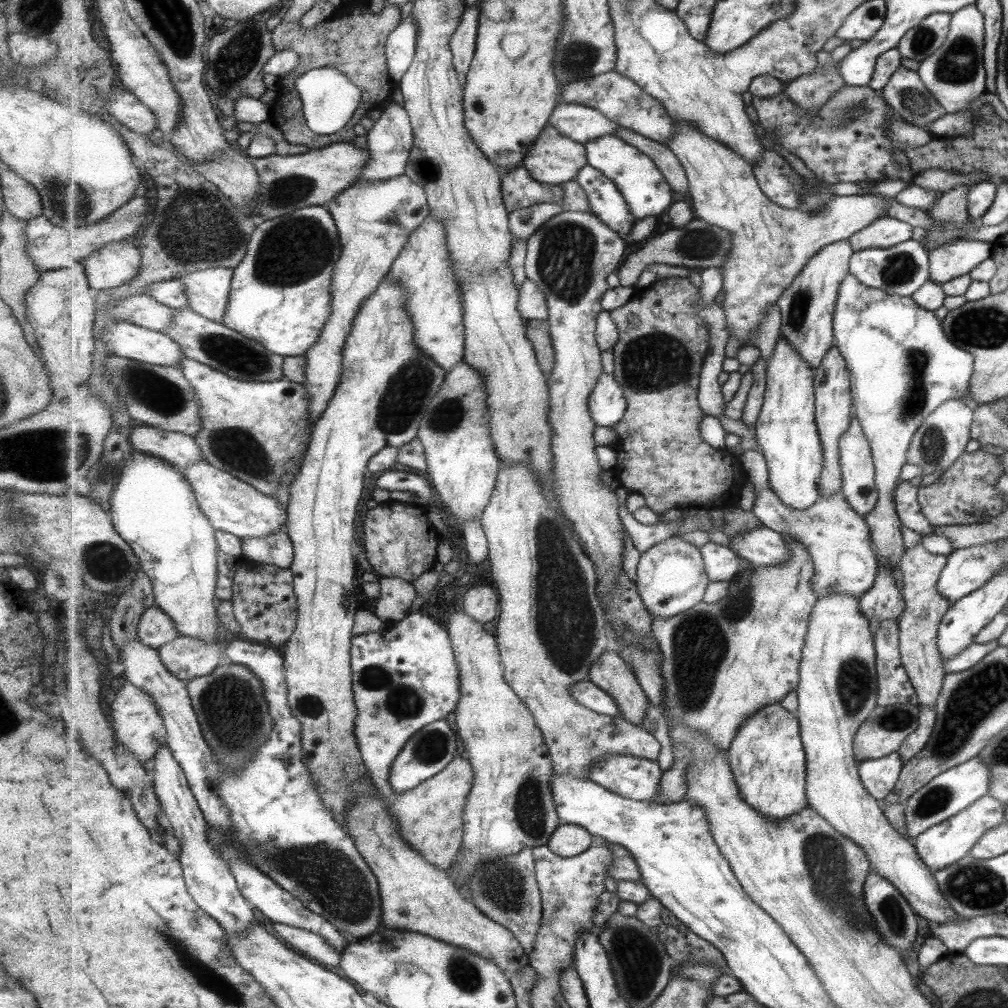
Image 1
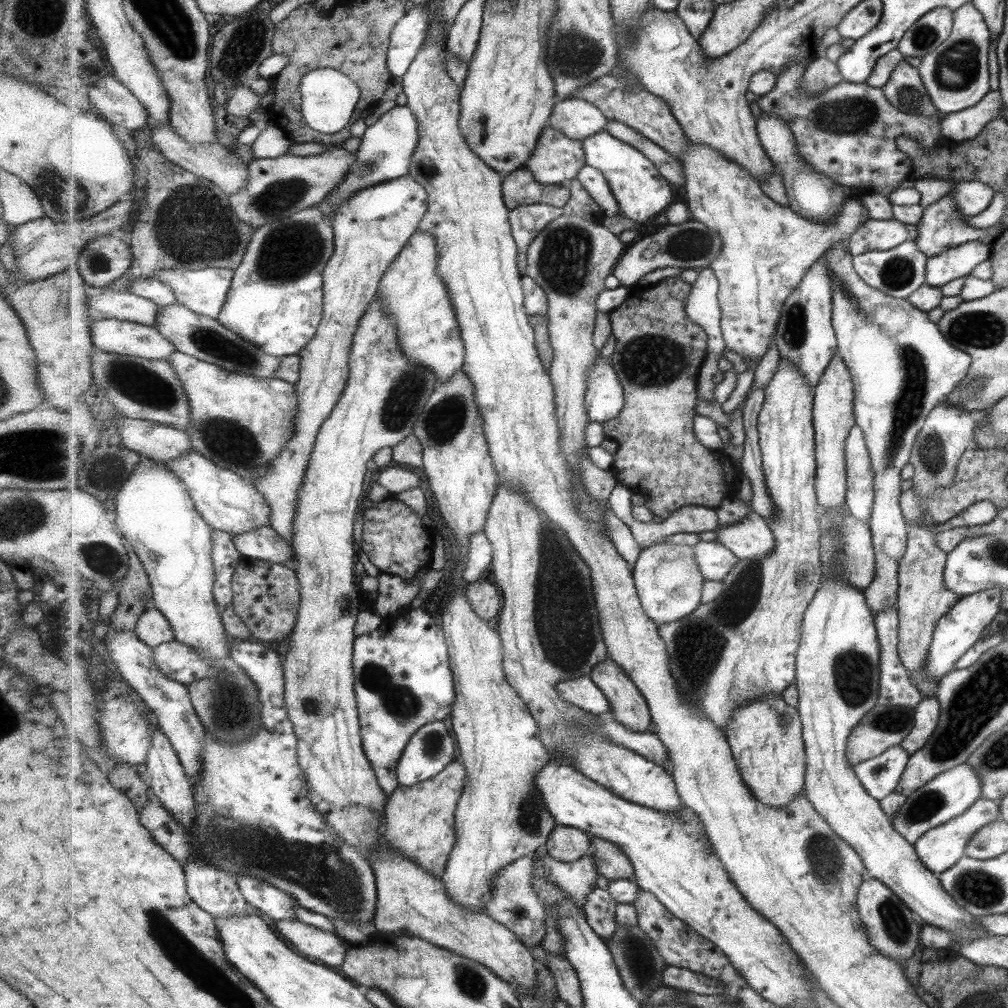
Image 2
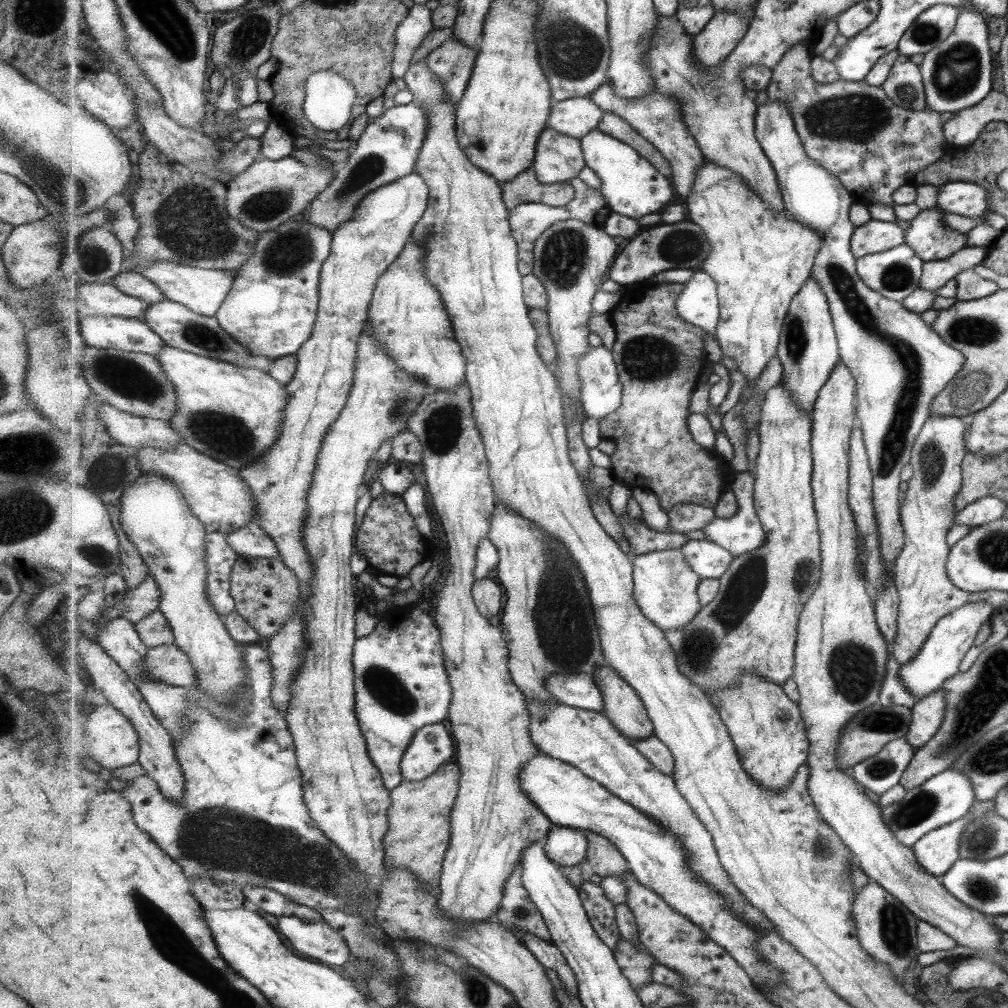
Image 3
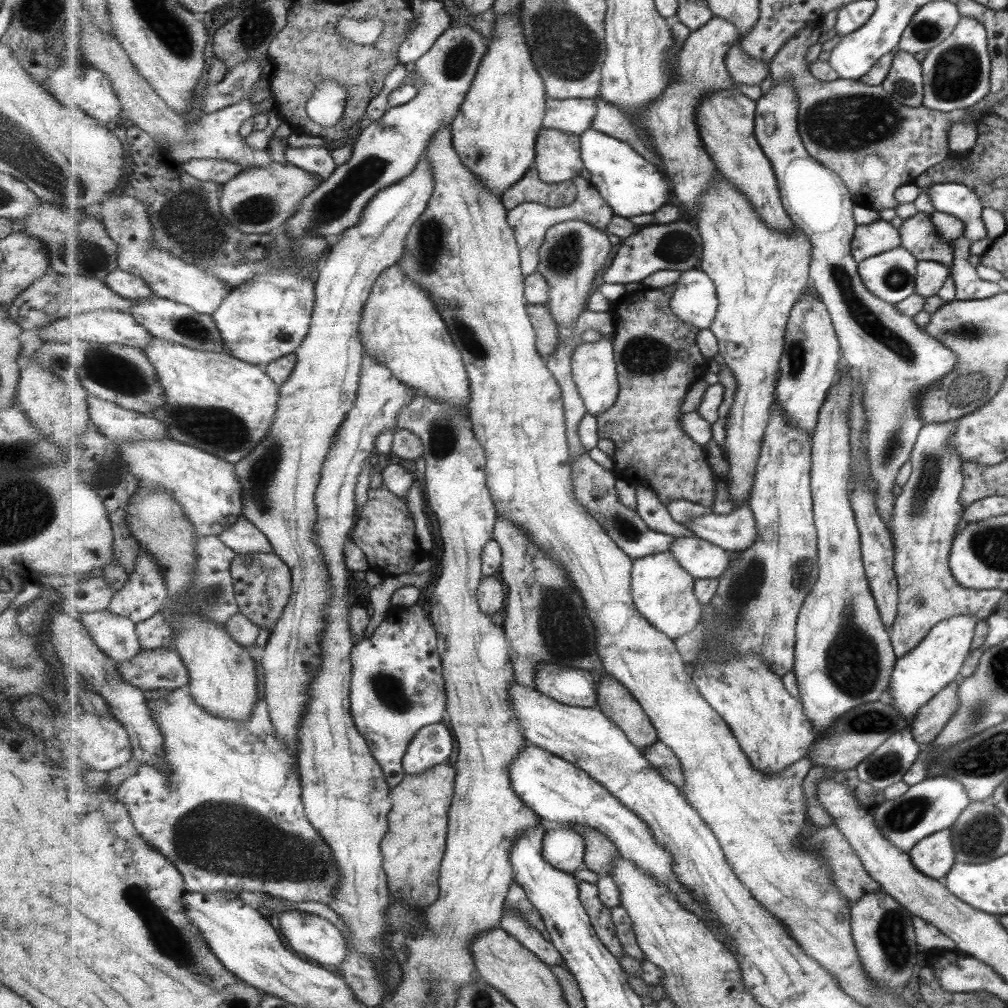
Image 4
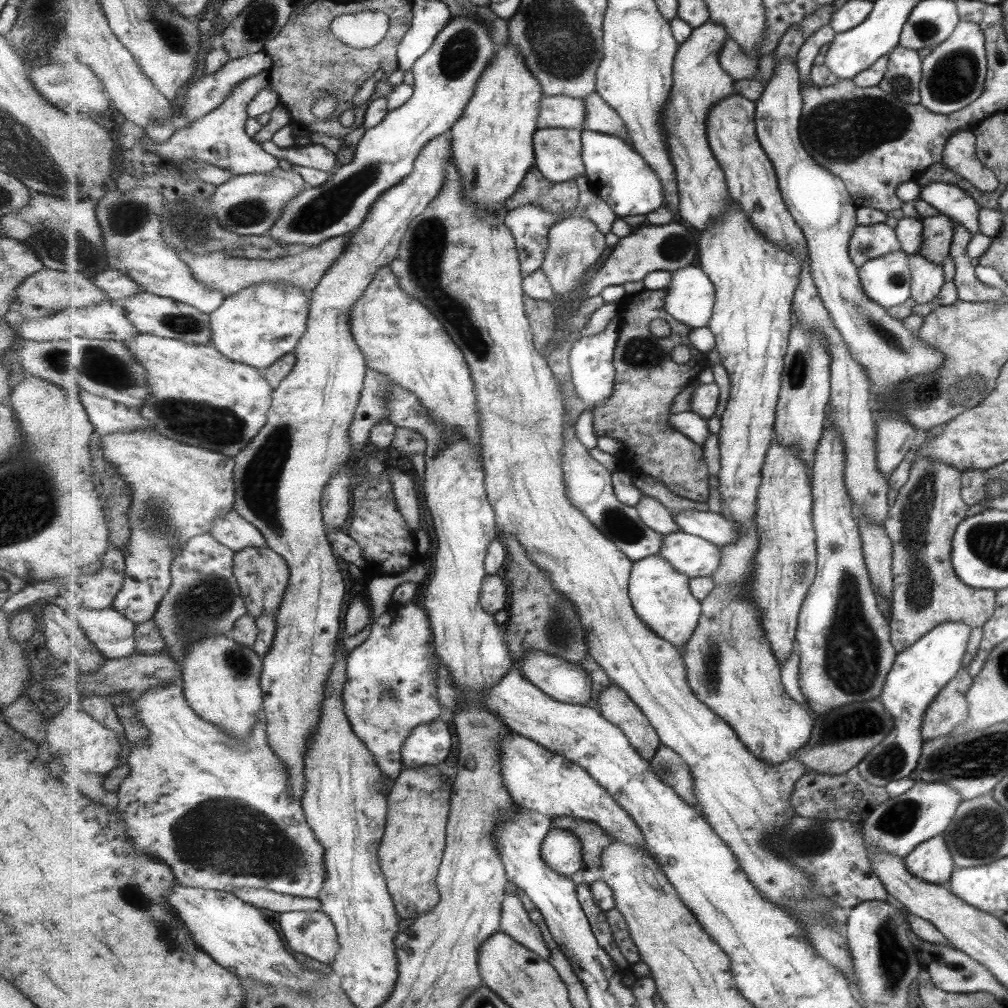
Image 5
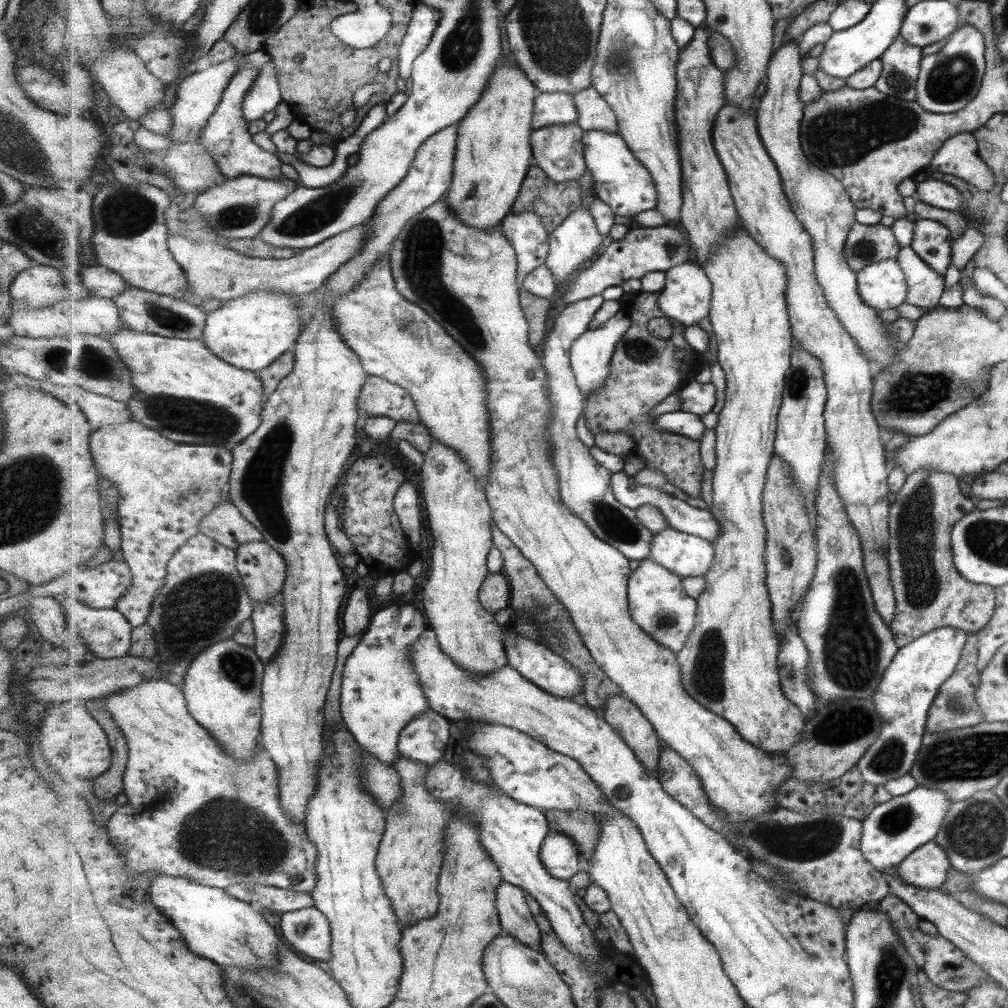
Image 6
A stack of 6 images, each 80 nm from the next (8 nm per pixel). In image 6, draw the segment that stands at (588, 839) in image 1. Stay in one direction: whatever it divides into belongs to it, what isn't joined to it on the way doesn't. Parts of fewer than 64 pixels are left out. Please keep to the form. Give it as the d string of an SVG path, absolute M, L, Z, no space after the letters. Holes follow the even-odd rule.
M552 831L542 844L541 858L552 875L563 880L579 872L581 860L578 844L569 835Z

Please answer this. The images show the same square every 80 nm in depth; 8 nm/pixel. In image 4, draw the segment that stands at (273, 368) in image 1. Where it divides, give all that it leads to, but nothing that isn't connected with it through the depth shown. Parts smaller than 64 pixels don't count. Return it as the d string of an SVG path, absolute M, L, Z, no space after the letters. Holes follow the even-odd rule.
M153 294L149 298L137 300L131 314L157 338L203 352L225 353L226 342L212 315L199 314L181 302L159 298Z

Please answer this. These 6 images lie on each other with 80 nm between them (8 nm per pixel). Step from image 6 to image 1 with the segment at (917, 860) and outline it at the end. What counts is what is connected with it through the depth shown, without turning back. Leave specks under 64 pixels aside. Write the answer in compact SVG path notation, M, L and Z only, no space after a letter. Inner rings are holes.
M985 795L967 806L961 813L954 814L946 821L931 826L930 829L925 829L913 839L914 849L918 853L918 857L926 863L932 872L945 869L947 865L953 865L954 862L969 854L970 849L983 834L987 833L989 829L1001 825L1004 821L1005 805L999 802L999 799Z

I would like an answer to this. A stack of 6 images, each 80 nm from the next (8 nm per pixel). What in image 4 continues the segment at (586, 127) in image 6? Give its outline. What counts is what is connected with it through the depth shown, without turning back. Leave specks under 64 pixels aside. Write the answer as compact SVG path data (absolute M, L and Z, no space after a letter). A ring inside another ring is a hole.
M597 98L595 102L597 102L598 116L595 117L591 128L629 143L631 147L639 151L639 154L655 163L658 169L665 174L667 170L664 160L653 149L645 146L645 142L641 140L636 126L627 118L626 114L619 107L607 103L602 98Z

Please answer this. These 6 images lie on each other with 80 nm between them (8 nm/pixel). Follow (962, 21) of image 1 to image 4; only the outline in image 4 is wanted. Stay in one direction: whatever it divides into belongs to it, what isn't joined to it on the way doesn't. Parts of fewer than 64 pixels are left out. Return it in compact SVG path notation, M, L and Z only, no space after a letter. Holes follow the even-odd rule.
M962 16L945 41L929 49L922 61L922 106L947 112L963 110L990 93L990 55L986 29L977 19Z

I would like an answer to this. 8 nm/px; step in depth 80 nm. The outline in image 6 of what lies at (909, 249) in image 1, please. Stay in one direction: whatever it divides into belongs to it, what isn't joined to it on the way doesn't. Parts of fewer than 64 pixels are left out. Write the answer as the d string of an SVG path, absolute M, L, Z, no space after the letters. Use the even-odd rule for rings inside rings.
M897 259L871 263L858 272L860 295L878 311L895 308L906 300L906 276Z

